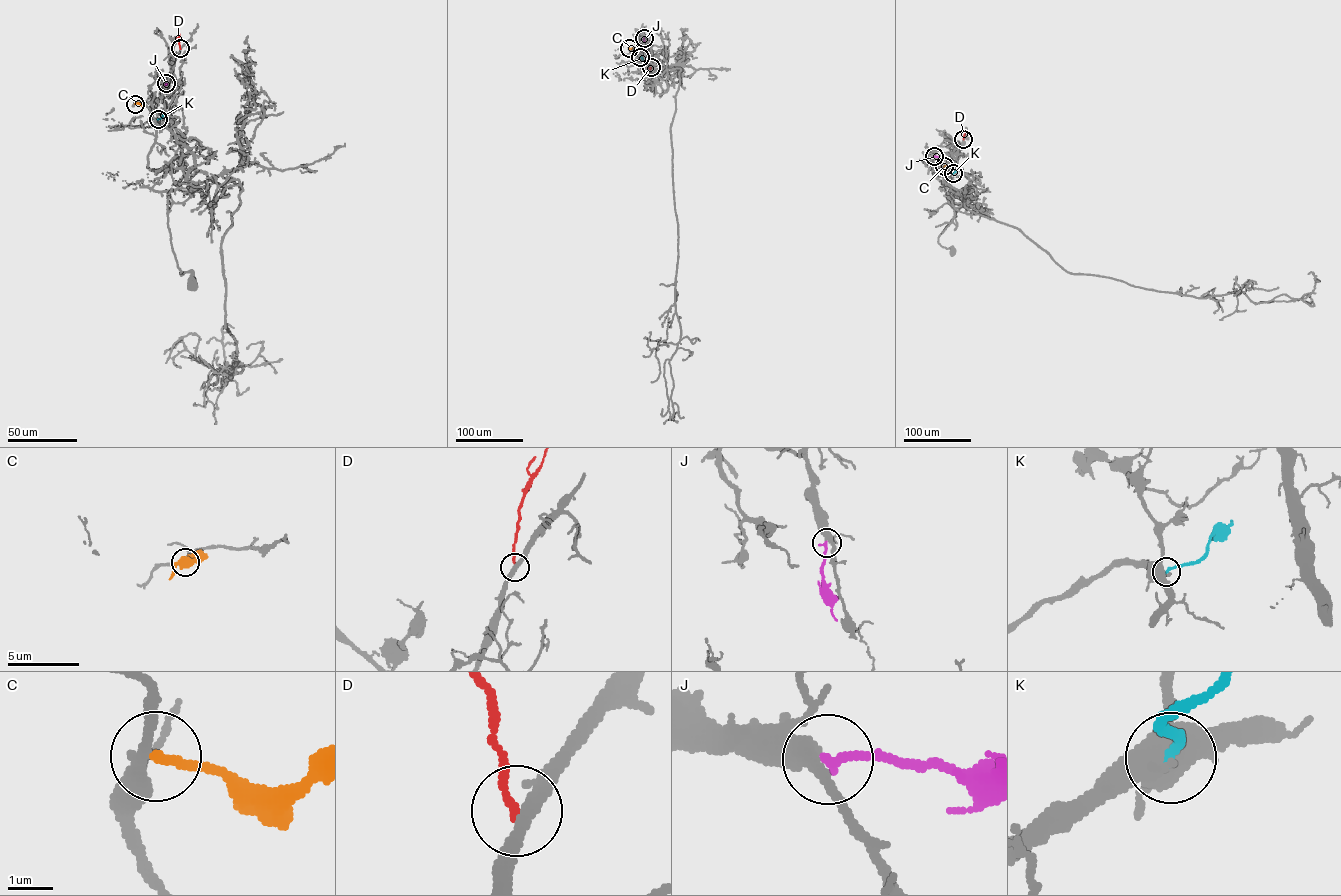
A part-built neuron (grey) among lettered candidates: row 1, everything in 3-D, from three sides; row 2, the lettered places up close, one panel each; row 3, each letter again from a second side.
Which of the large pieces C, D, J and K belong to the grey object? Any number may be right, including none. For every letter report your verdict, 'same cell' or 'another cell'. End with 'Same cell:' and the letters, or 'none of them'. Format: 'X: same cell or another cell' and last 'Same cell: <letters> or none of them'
C: another cell
D: another cell
J: same cell
K: another cell
Same cell: J

